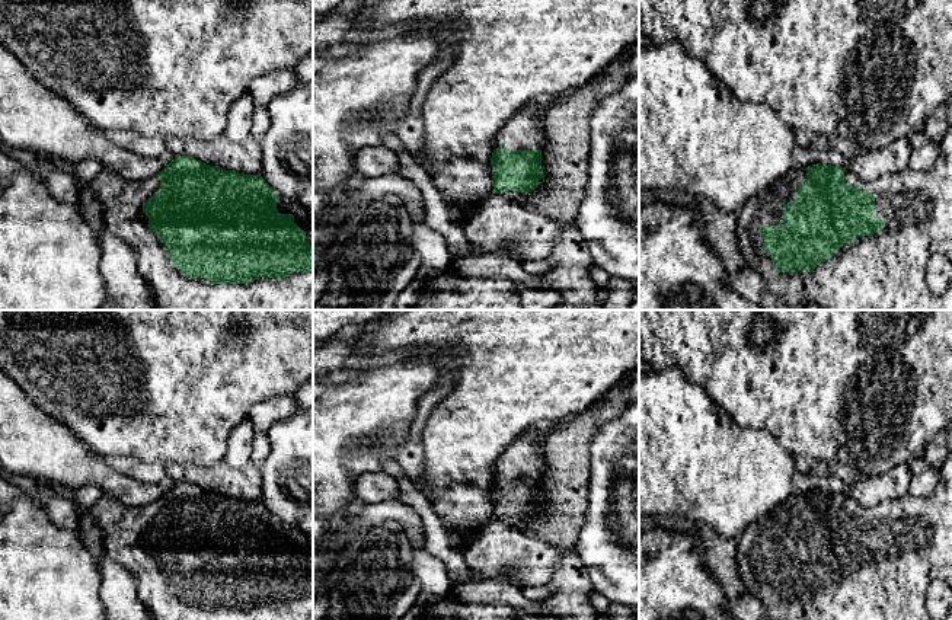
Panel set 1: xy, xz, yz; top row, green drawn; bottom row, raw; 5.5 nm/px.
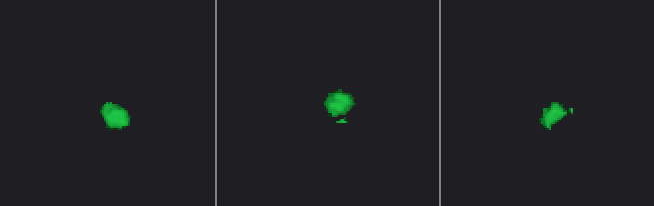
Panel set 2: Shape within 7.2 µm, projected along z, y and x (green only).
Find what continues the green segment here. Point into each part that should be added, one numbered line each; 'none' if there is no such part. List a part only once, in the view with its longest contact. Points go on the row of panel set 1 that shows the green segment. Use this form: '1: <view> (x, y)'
1: yz (887, 271)

